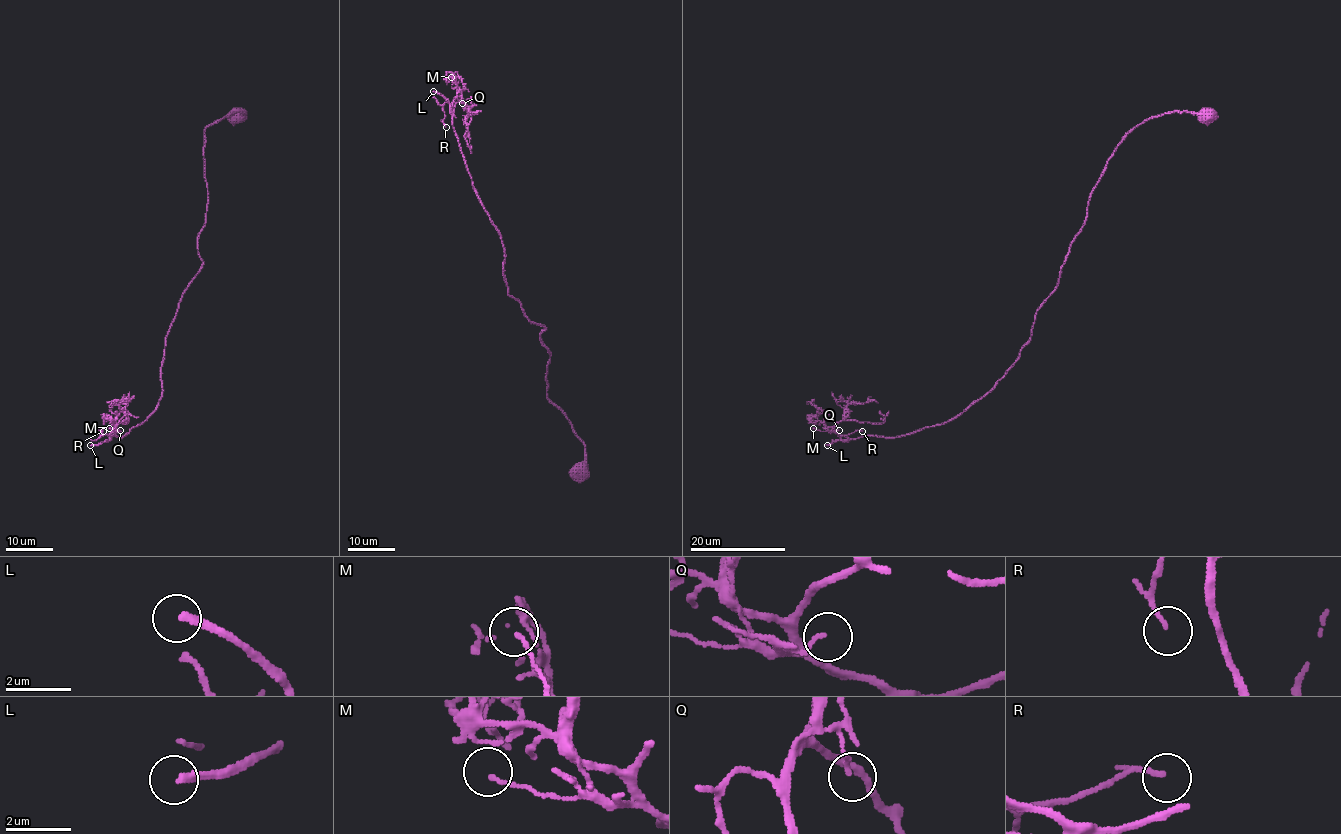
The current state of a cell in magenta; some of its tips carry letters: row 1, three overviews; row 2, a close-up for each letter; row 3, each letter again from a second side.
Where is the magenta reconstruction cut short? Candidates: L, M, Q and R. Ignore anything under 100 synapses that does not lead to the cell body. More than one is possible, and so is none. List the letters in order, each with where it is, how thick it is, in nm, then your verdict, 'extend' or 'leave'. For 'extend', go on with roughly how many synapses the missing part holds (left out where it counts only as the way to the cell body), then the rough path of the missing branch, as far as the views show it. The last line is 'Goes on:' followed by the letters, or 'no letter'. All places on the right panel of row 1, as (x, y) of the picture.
L: place (827, 445); calibre 240 nm; extend; 190 synapses; course (827, 445), (774, 432), (755, 347), (755, 276), (772, 221), (797, 205), (788, 210), (793, 191)
M: place (813, 428); calibre 120 nm; leave
Q: place (839, 430); calibre 110 nm; leave
R: place (862, 431); calibre 130 nm; leave
Goes on: L

